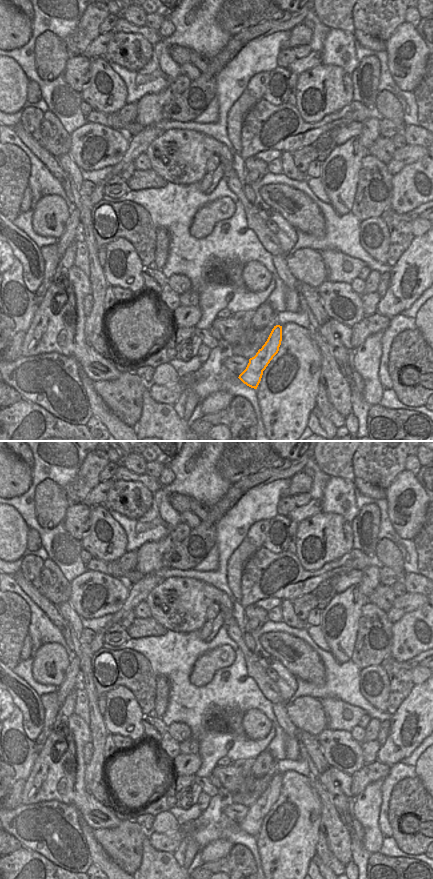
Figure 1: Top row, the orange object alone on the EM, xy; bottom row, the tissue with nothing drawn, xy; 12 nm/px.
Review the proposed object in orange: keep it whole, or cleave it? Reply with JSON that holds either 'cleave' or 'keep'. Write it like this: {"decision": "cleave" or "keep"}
{"decision": "keep"}

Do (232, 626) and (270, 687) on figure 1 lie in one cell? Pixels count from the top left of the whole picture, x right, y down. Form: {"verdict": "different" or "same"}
{"verdict": "same"}

